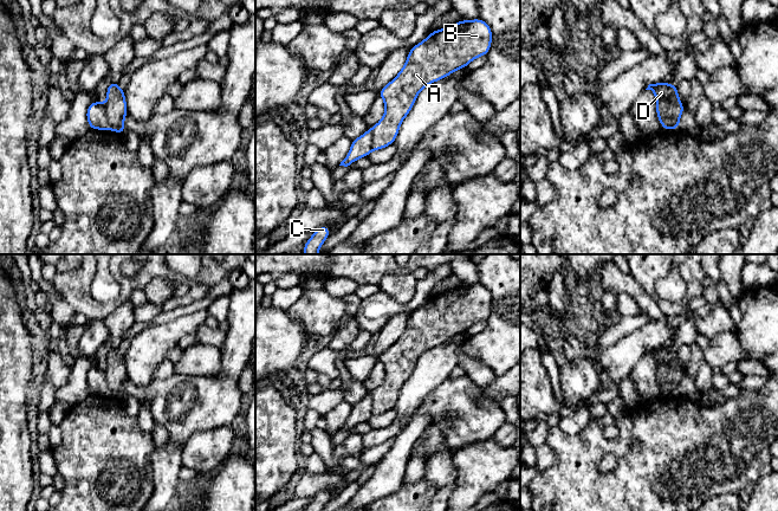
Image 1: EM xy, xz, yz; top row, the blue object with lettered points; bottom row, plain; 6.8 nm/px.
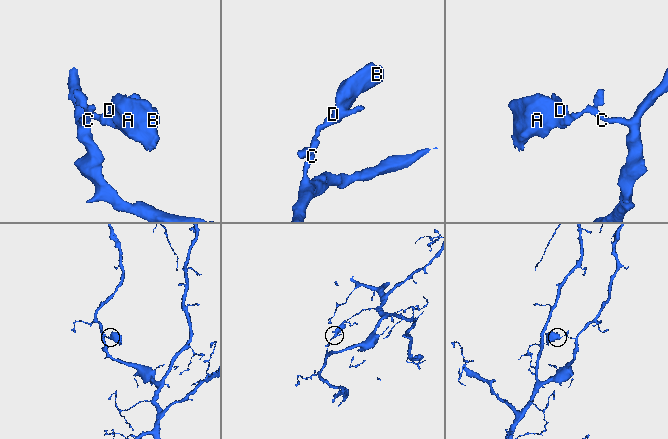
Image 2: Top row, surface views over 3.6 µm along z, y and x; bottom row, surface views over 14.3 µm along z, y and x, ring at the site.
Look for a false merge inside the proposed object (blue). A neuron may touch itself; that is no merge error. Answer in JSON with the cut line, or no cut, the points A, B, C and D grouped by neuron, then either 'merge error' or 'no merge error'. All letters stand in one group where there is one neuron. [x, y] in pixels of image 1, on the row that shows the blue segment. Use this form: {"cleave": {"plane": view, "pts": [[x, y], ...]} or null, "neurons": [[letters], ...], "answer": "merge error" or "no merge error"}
{"cleave": {"plane": "xy", "pts": [[104, 104], [107, 118], [111, 128]]}, "neurons": [["A", "B", "D"], ["C"]], "answer": "merge error"}

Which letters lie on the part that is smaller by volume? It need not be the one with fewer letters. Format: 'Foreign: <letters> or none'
Foreign: A, B, D

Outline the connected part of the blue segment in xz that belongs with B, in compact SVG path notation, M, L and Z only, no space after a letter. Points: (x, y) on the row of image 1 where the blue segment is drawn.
M478 18L474 20L462 19L454 25L432 31L424 40L413 46L402 70L378 92L378 96L384 101L385 110L382 119L370 128L372 131L372 150L383 149L395 142L402 121L410 112L423 88L456 70L467 67L473 59L487 56L491 44L492 28Z

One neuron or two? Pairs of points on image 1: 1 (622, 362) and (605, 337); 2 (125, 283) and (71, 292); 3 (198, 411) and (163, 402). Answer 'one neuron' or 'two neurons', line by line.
1: two neurons
2: one neuron
3: one neuron

